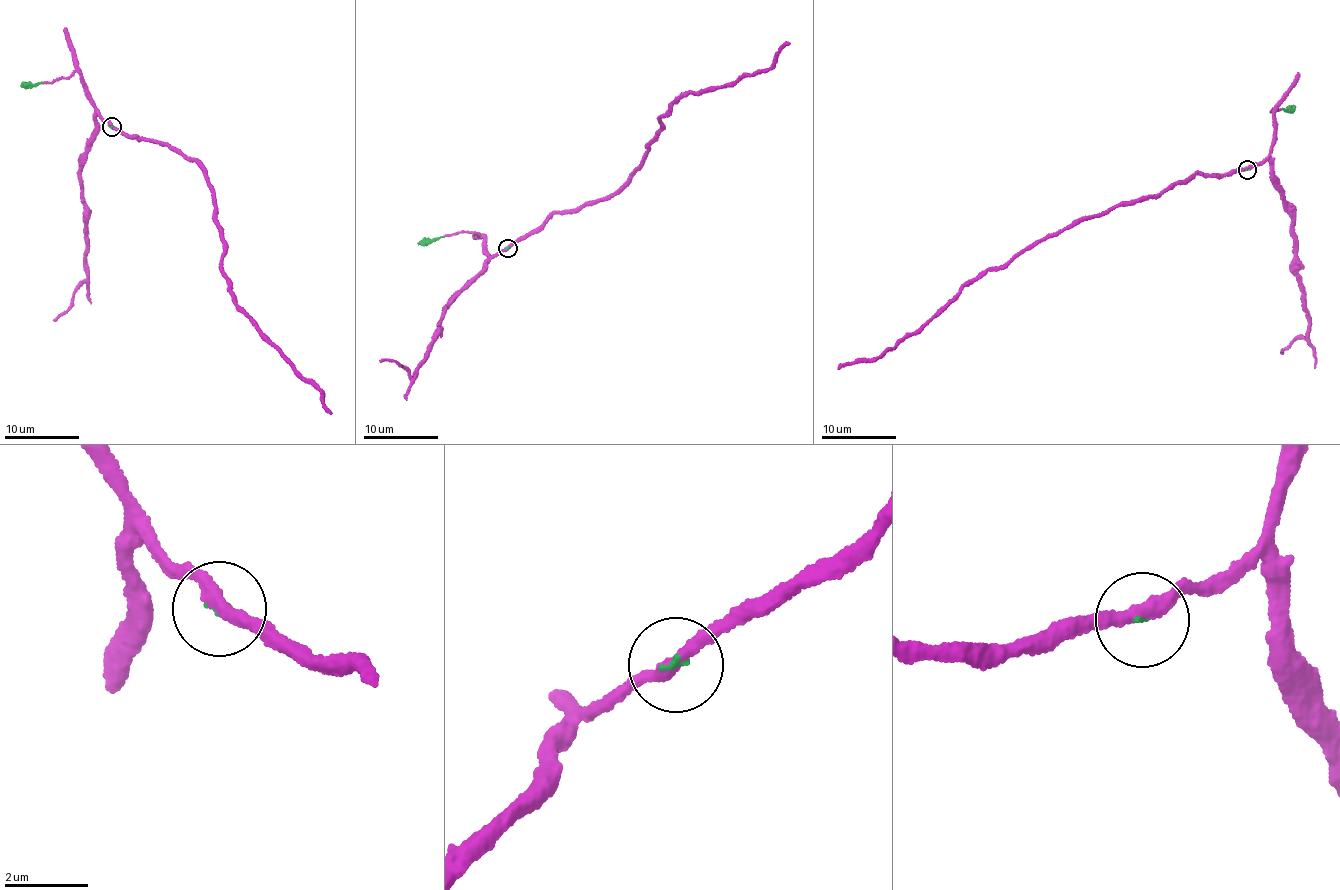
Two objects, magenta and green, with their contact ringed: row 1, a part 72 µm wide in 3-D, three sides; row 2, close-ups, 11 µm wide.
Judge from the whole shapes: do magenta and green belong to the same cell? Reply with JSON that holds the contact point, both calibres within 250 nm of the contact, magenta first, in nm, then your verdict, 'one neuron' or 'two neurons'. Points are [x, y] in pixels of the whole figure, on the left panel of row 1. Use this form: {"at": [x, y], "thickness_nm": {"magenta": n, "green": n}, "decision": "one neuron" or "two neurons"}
{"at": [111, 127], "thickness_nm": {"magenta": 320, "green": 80}, "decision": "one neuron"}

